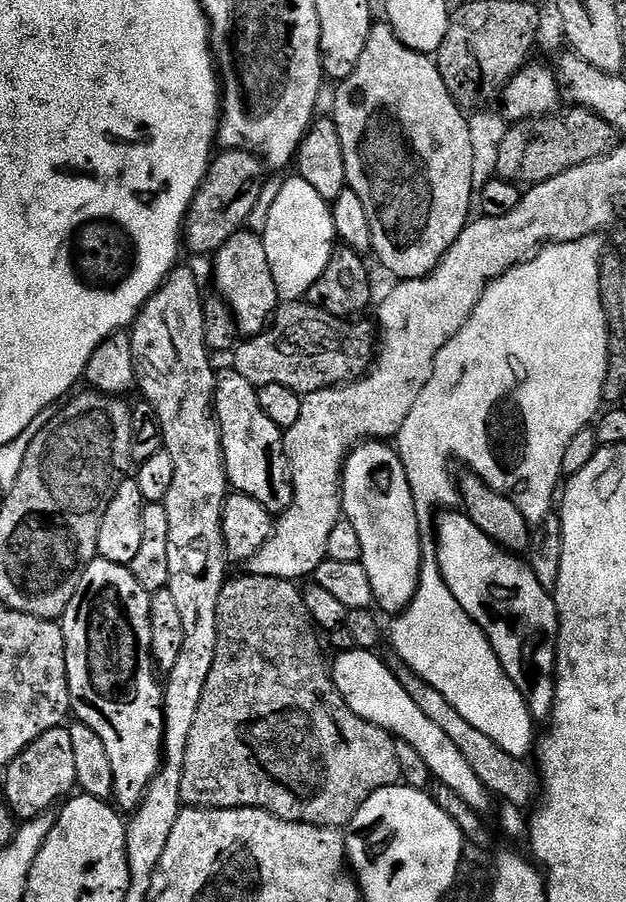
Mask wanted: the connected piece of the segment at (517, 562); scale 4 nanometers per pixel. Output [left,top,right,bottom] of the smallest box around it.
[434,511,560,721]

